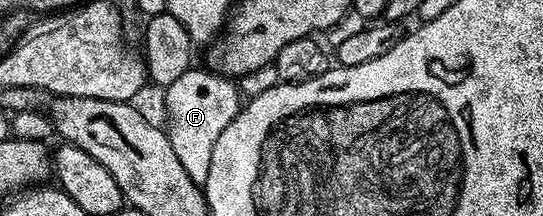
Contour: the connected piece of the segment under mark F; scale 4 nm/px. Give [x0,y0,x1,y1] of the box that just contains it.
[164,67,242,187]

